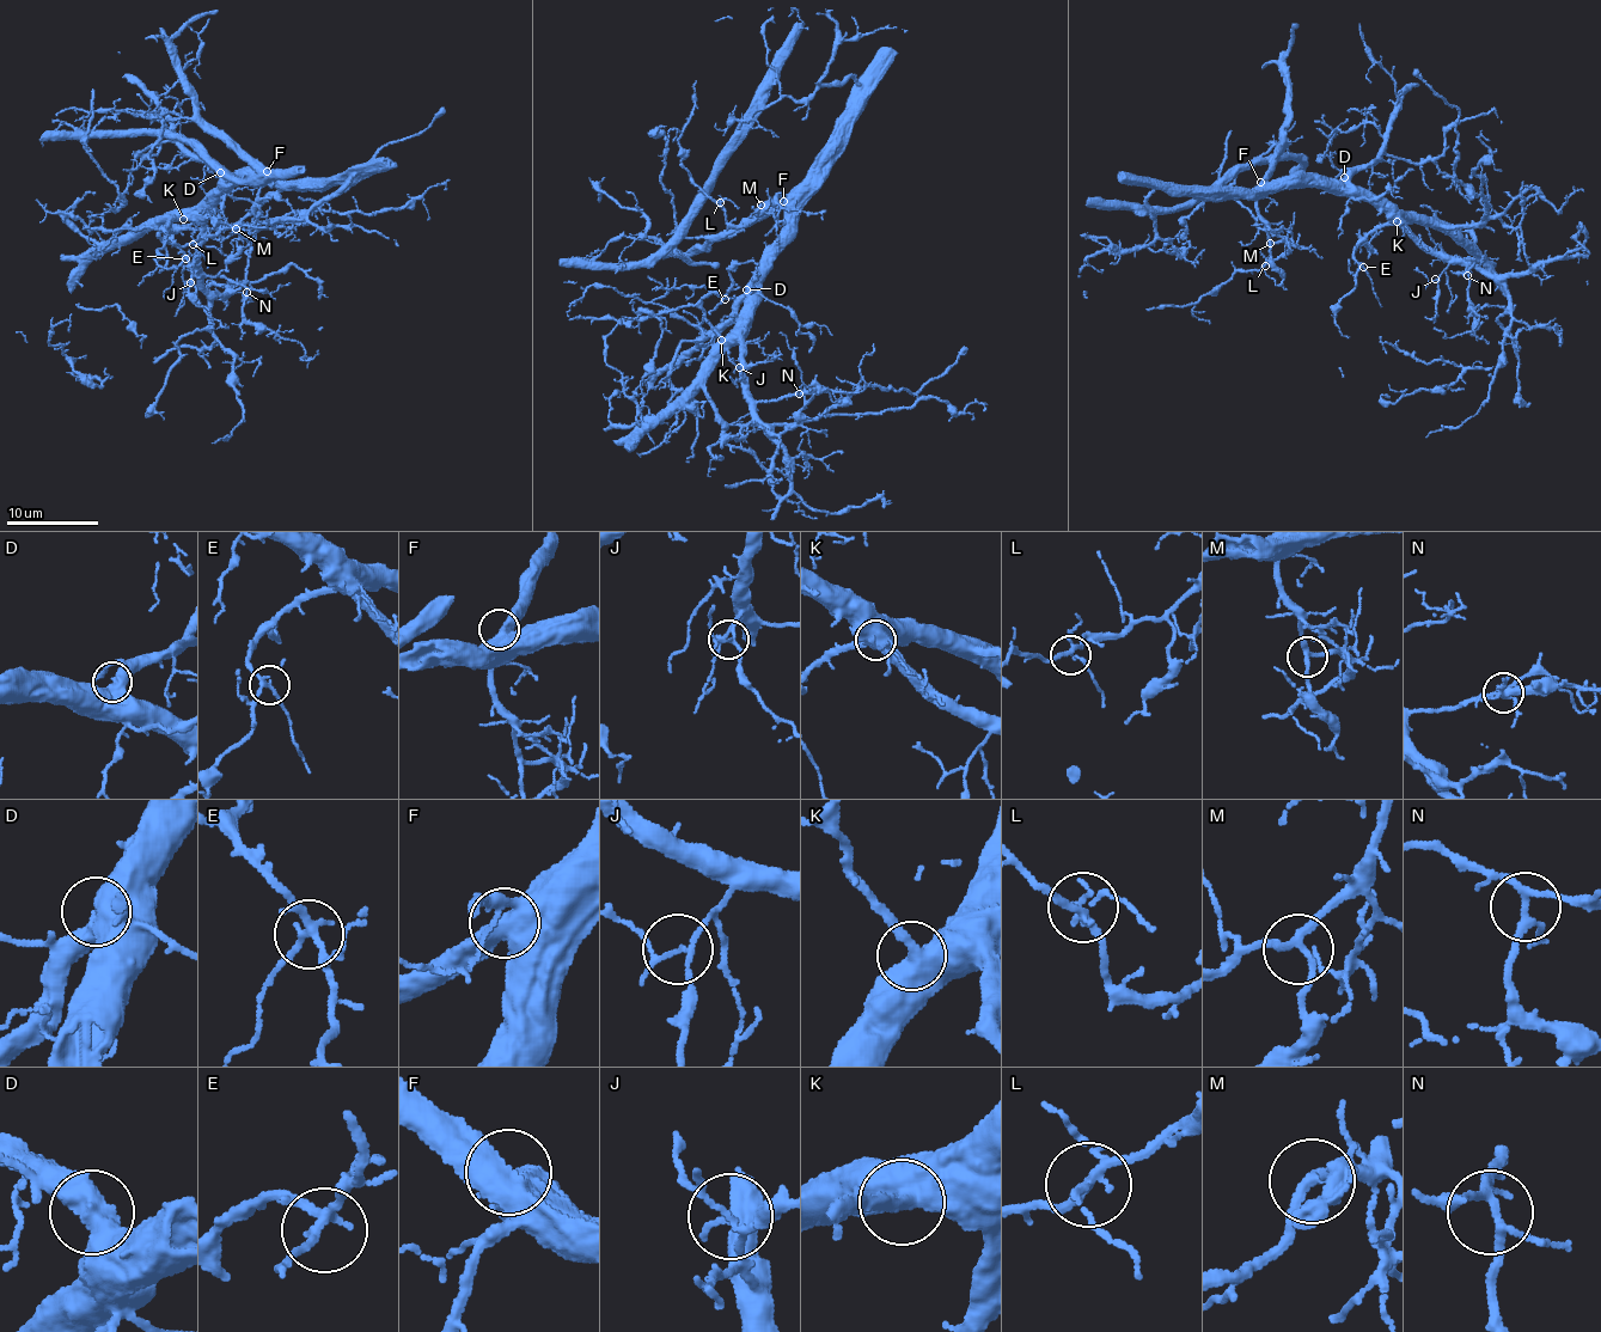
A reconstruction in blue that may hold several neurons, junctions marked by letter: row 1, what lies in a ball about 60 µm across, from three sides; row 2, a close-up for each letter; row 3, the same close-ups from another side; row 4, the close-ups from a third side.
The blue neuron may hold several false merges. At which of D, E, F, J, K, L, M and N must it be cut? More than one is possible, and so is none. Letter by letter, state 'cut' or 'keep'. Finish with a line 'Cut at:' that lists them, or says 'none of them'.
D: keep
E: keep
F: keep
J: keep
K: keep
L: keep
M: keep
N: keep
Cut at: none of them

